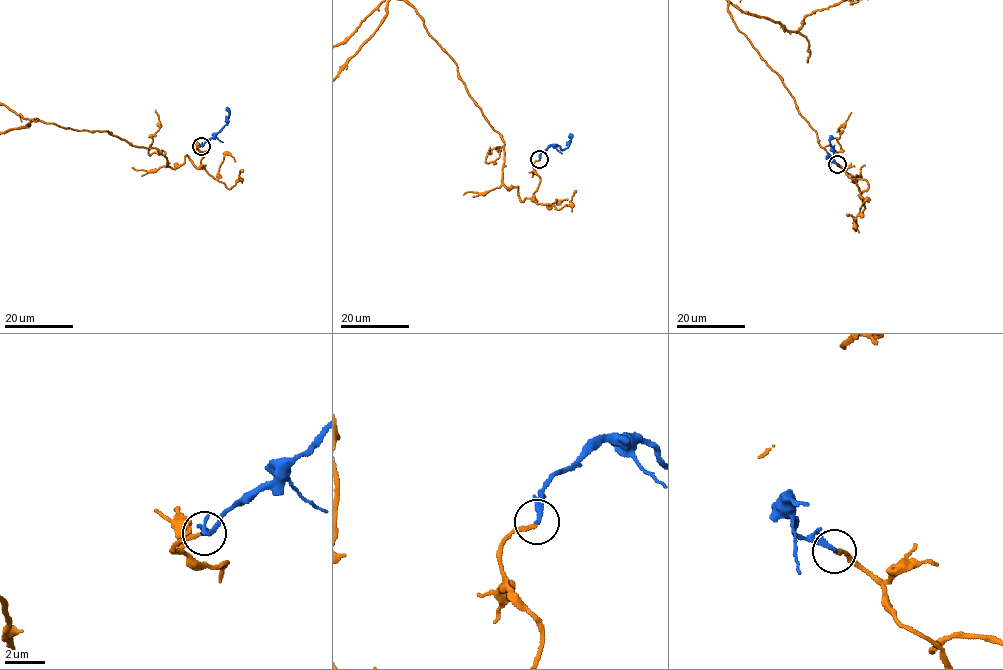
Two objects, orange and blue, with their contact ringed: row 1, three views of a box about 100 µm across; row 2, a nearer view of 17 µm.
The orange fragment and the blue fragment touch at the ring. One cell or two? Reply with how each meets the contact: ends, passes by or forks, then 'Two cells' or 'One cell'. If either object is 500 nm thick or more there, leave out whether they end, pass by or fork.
At the ring orange ends. At the ring blue ends. One cell

